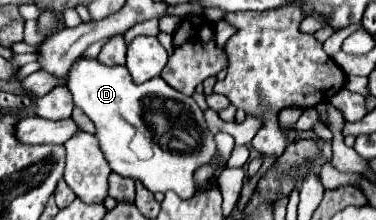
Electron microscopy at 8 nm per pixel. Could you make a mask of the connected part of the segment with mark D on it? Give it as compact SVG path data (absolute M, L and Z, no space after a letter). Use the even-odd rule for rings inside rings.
M79 56L77 60L73 60L67 86L73 94L75 106L83 110L95 124L95 138L99 140L99 148L105 154L113 172L133 180L141 180L151 192L173 190L181 198L189 198L195 192L193 172L201 164L211 162L211 158L215 156L215 144L213 134L207 130L203 110L195 104L191 96L173 90L169 84L165 84L161 76L151 78L143 84L135 84L127 66L107 66L99 62L99 58L87 56Z

